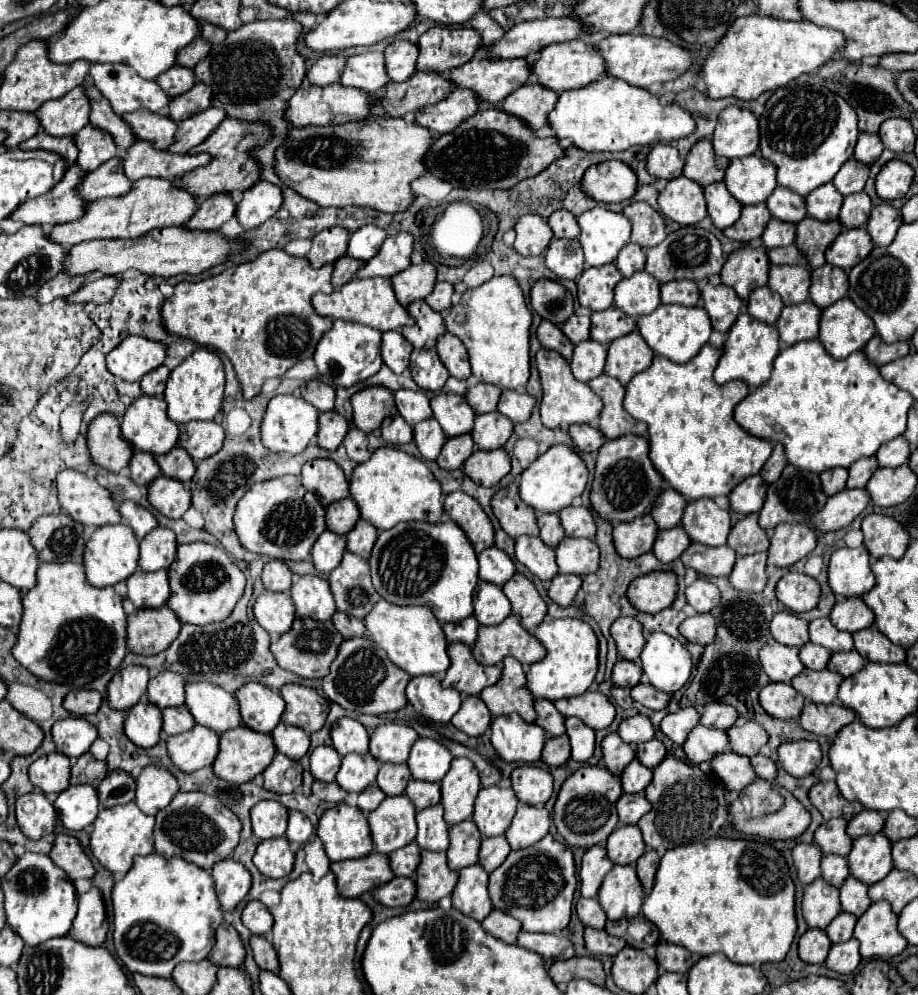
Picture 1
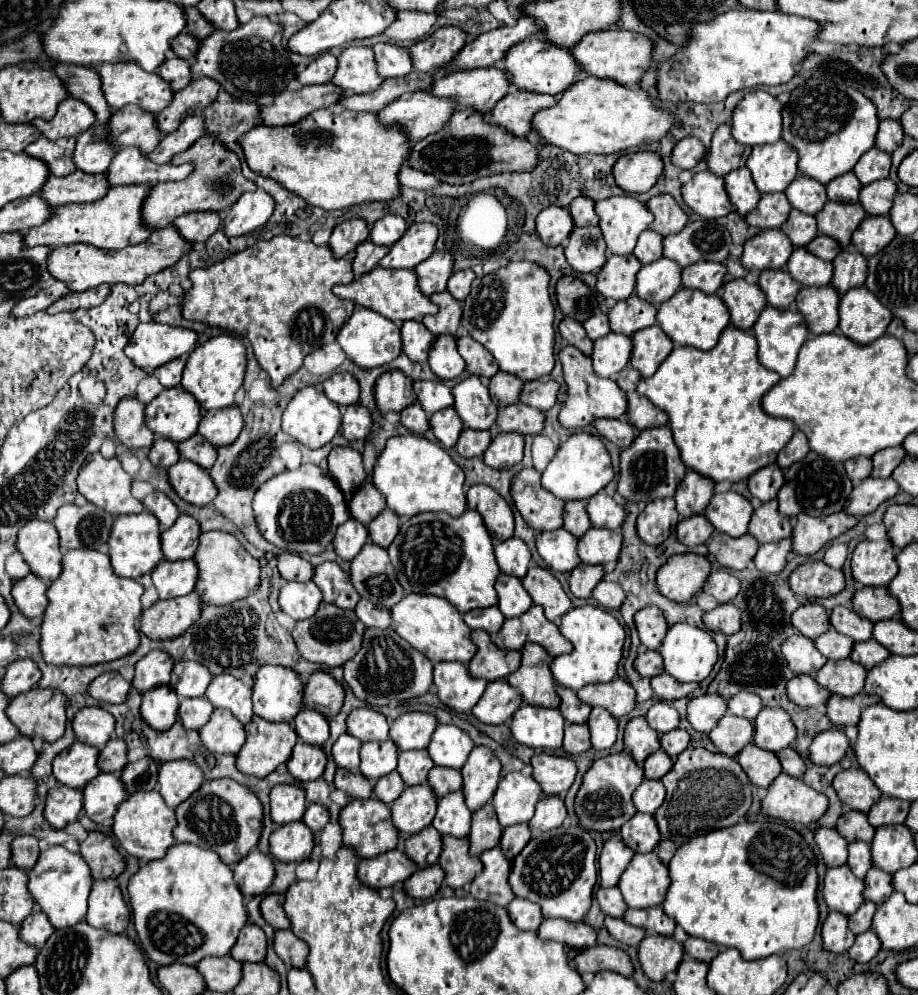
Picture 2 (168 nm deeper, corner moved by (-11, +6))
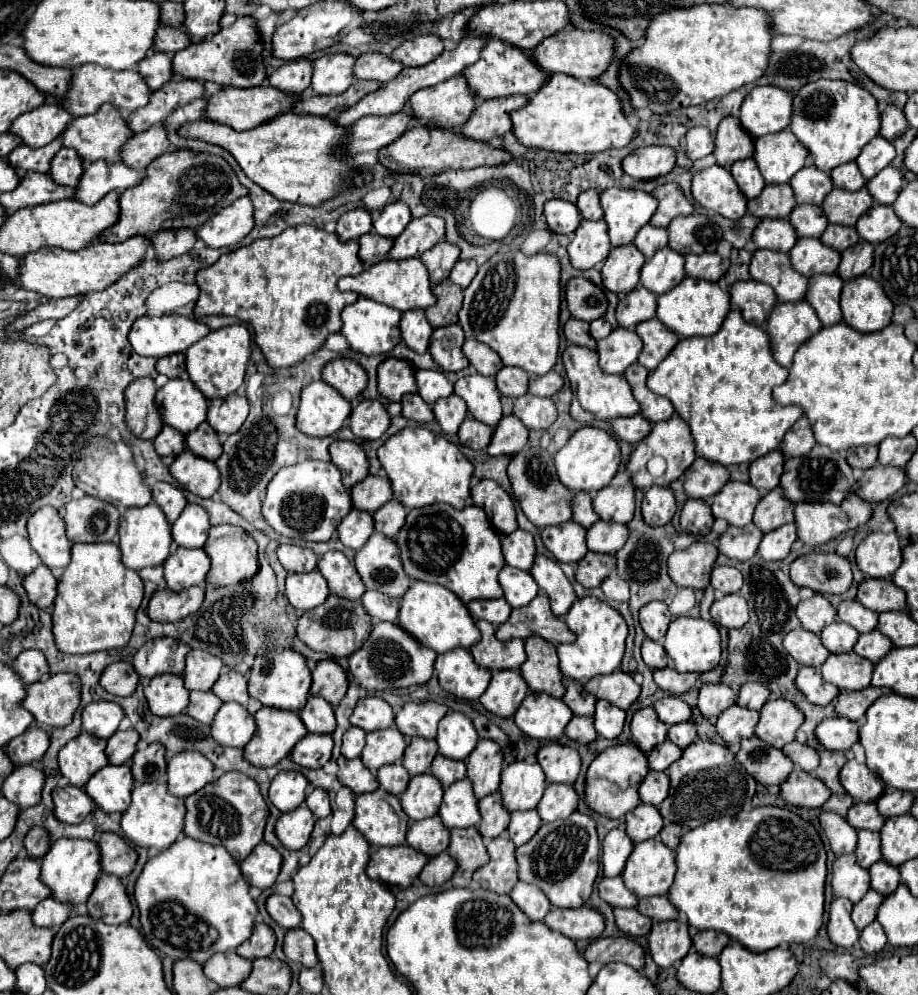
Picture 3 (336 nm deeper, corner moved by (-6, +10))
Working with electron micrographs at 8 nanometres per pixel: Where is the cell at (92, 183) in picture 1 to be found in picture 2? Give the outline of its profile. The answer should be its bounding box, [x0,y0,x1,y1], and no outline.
[42,171,110,205]

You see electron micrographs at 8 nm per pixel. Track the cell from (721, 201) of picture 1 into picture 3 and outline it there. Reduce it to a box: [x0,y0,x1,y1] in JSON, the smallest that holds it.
[731,159,765,199]

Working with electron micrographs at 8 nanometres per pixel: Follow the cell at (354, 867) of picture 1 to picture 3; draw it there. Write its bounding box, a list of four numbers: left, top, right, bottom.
[367,845,427,889]

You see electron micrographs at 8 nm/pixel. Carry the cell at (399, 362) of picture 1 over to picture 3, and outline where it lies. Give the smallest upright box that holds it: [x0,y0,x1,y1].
[401,309,433,353]

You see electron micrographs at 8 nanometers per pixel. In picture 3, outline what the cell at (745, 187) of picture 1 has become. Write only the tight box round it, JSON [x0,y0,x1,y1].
[753,129,809,183]

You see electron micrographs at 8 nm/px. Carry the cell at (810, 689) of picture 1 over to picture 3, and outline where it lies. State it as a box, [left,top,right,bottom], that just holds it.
[819,651,873,691]

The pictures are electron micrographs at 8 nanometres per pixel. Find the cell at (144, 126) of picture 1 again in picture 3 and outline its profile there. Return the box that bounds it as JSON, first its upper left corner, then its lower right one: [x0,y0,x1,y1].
[61,105,131,163]

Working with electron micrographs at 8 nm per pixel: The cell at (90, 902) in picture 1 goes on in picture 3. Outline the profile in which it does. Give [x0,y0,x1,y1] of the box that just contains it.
[87,873,133,925]

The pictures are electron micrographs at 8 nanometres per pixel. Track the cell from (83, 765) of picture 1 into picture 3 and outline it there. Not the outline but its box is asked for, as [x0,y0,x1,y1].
[105,727,139,765]

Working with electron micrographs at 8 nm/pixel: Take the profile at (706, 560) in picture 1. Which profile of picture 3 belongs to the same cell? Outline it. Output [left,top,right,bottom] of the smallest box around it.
[719,523,763,561]

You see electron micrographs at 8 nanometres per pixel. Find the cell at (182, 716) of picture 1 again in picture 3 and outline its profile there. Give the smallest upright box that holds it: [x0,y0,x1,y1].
[187,691,223,723]

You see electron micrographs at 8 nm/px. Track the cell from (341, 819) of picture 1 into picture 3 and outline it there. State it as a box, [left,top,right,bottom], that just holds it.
[353,787,409,847]

